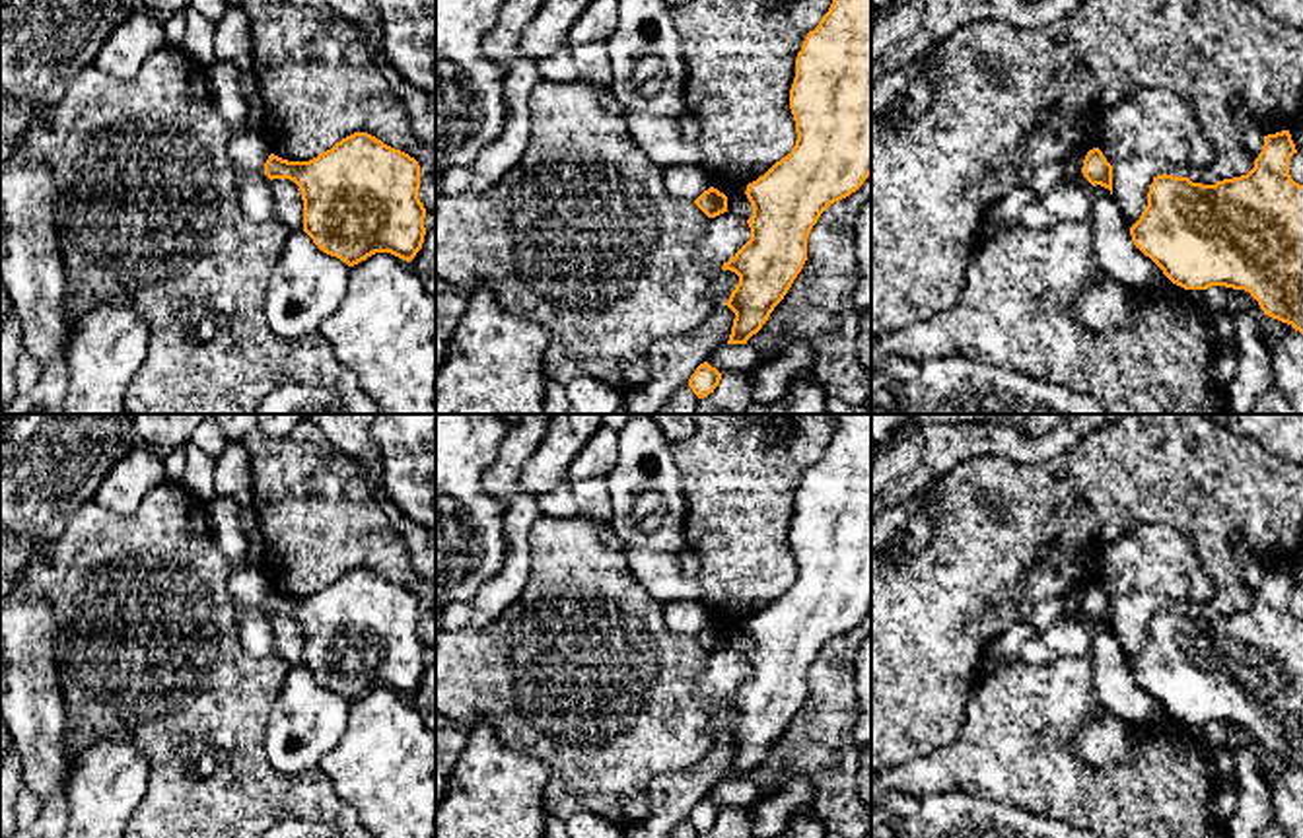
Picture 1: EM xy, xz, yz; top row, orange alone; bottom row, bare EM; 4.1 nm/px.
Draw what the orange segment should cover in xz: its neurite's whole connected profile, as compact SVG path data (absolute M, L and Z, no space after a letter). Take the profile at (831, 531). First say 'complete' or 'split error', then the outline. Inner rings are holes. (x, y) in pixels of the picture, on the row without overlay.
complete; M838 414L828 447L797 488L790 544L795 581L747 620L751 675L722 702L739 712L725 737L735 749L727 780L747 780L762 764L801 708L807 673L821 649L871 611L871 414Z

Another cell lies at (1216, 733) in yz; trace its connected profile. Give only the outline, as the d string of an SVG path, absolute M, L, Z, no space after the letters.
M1212 721L1208 725L1188 725L1188 735L1198 739L1204 747L1225 747L1229 743L1229 731L1233 723Z

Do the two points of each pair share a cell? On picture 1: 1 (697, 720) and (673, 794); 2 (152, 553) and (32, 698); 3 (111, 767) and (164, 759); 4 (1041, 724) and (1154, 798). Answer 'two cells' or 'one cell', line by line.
1: two cells
2: two cells
3: two cells
4: one cell

